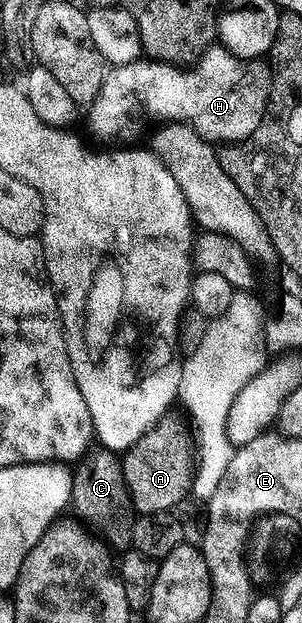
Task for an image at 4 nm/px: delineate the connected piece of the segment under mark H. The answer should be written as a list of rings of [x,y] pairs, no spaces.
[[[211,44],[211,45],[207,46],[206,49],[203,50],[201,55],[200,55],[200,61],[202,61],[202,70],[184,70],[184,69],[188,69],[188,68],[183,68],[181,65],[178,65],[178,64],[171,64],[169,62],[160,62],[160,61],[157,61],[157,60],[139,60],[139,61],[136,61],[136,62],[129,62],[128,64],[124,64],[123,66],[113,67],[113,69],[111,69],[109,71],[109,73],[107,73],[107,76],[104,79],[104,81],[102,81],[102,87],[100,88],[100,92],[96,96],[96,100],[94,102],[90,103],[90,105],[88,107],[88,113],[90,113],[90,130],[91,130],[92,133],[95,134],[96,137],[99,138],[100,141],[102,141],[102,142],[99,142],[99,143],[102,143],[102,144],[130,144],[130,143],[133,143],[133,142],[130,142],[130,141],[132,141],[133,138],[140,137],[141,134],[142,134],[142,101],[144,101],[145,98],[147,98],[148,101],[154,102],[154,101],[157,100],[158,94],[166,94],[166,93],[170,93],[170,94],[166,94],[162,98],[162,114],[163,114],[164,117],[166,117],[166,120],[169,120],[171,123],[189,124],[189,125],[193,126],[194,130],[202,138],[205,138],[206,141],[211,143],[211,144],[233,144],[235,142],[245,142],[247,138],[250,138],[251,135],[254,134],[256,128],[259,127],[259,124],[262,122],[262,119],[265,117],[266,108],[267,108],[267,105],[269,103],[270,84],[271,84],[271,81],[272,81],[272,71],[271,71],[269,65],[267,65],[267,63],[265,61],[262,61],[262,60],[259,60],[259,59],[256,59],[256,58],[238,58],[235,54],[231,54],[230,51],[227,50],[226,47],[221,45],[221,44]]]

